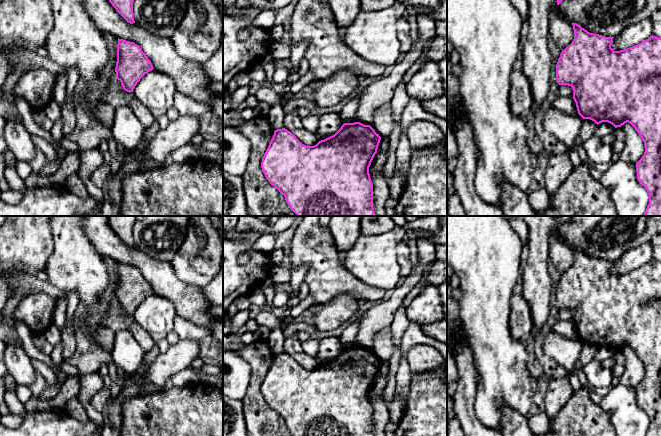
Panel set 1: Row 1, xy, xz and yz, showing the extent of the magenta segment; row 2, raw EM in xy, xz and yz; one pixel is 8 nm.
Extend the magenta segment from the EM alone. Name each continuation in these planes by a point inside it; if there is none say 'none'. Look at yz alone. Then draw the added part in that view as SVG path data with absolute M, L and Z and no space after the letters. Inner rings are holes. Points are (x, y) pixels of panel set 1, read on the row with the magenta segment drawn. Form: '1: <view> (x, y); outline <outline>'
none

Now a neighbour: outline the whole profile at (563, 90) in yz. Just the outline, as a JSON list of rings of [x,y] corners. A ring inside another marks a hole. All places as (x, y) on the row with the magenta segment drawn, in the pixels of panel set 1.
[[[559,85],[557,88],[557,97],[570,97],[573,99],[573,88],[568,85]]]

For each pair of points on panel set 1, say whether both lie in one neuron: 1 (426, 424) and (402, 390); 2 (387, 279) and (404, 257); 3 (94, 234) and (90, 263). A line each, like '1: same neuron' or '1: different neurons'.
1: different neurons
2: different neurons
3: different neurons

